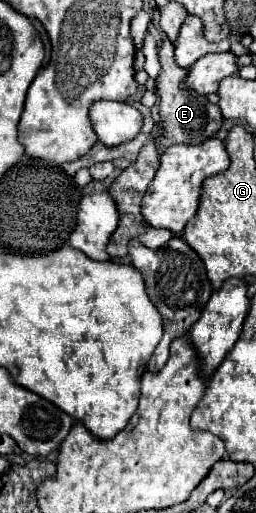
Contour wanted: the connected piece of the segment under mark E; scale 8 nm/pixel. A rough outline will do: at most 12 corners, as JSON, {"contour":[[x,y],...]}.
{"contour":[[173,42],[159,50],[157,78],[163,140],[201,144],[221,128],[219,108],[187,92]]}

